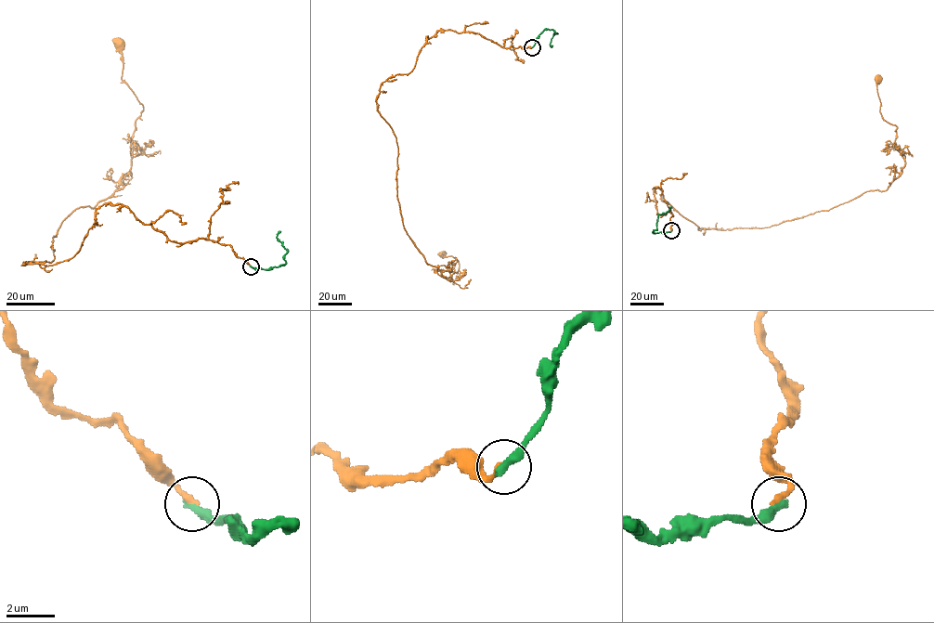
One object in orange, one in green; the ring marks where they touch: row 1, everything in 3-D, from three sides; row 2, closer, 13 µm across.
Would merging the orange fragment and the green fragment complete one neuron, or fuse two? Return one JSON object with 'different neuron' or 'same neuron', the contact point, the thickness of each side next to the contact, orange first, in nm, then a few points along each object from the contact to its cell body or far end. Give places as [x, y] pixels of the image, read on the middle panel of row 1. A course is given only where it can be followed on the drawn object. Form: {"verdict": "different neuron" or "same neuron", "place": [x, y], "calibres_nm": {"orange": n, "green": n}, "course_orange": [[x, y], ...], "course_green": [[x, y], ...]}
{"verdict": "different neuron", "place": [532, 47], "calibres_nm": {"orange": 280, "green": 400}, "course_orange": [[532, 47], [439, 30], [413, 69], [380, 86], [403, 227], [450, 281], [459, 261], [443, 253]], "course_green": [[532, 47], [536, 38], [548, 29], [556, 33], [550, 43], [552, 45]]}

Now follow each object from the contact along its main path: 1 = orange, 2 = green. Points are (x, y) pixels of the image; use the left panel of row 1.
1: (250, 266), (110, 203), (71, 259), (22, 265), (53, 260), (61, 222), (129, 171), (143, 110), (120, 44)
2: (250, 266), (267, 269), (286, 263), (286, 250), (277, 238), (281, 231)

